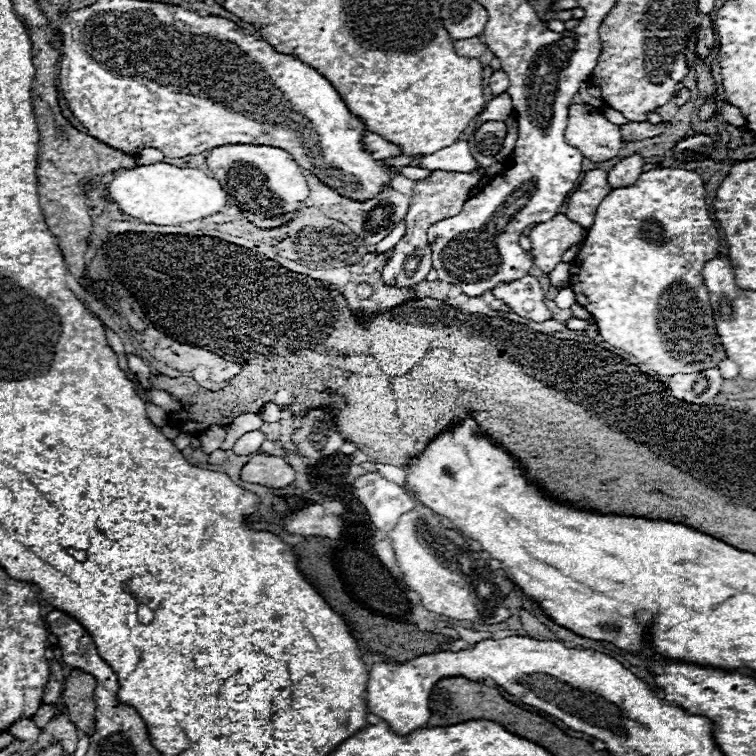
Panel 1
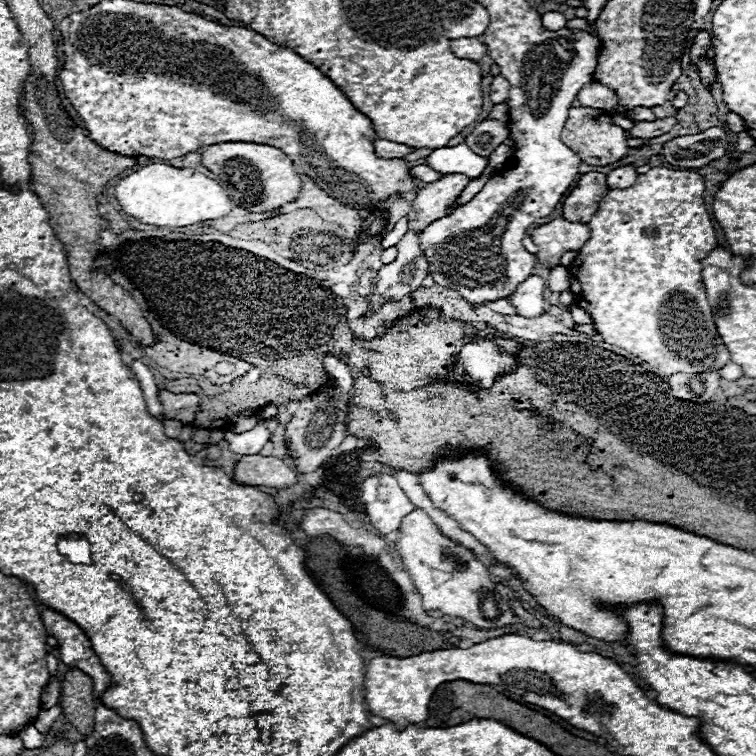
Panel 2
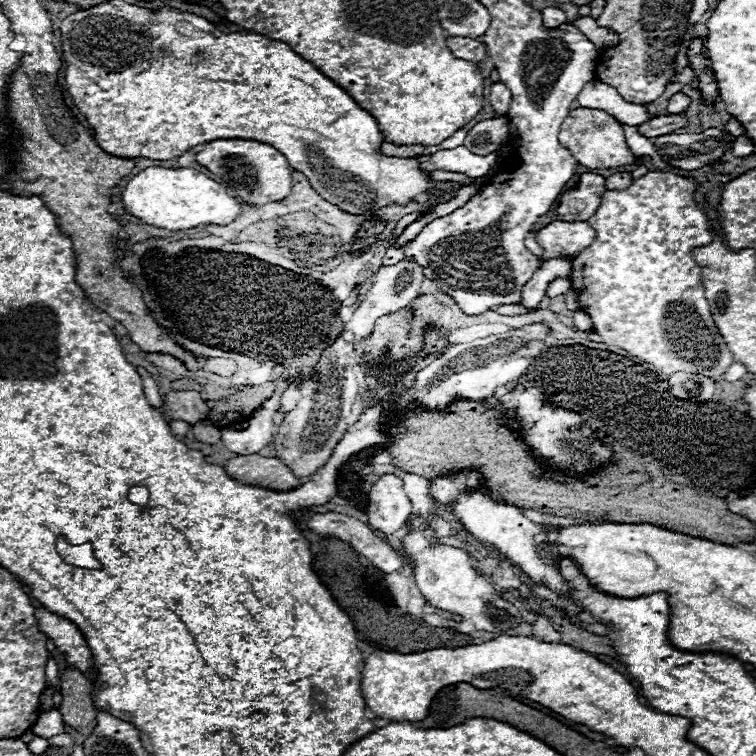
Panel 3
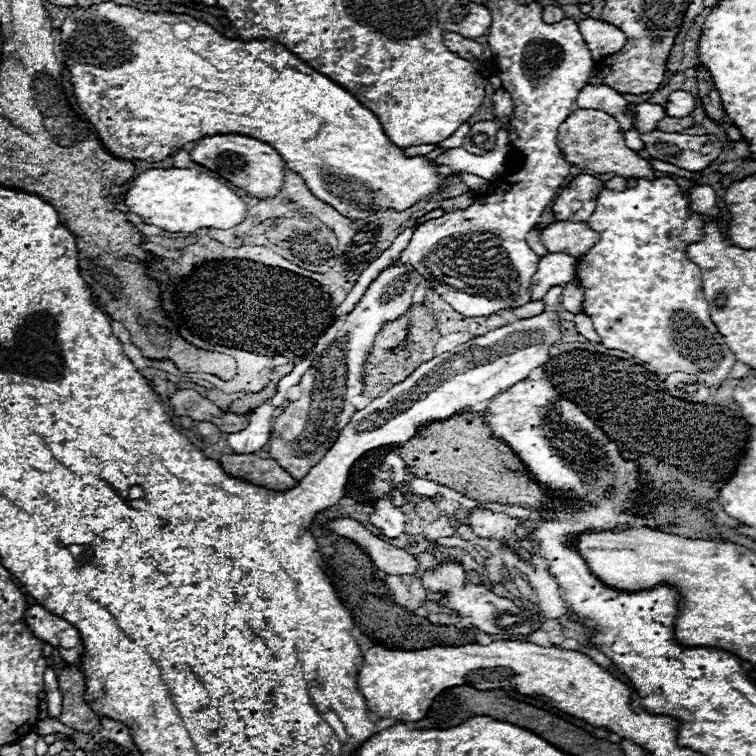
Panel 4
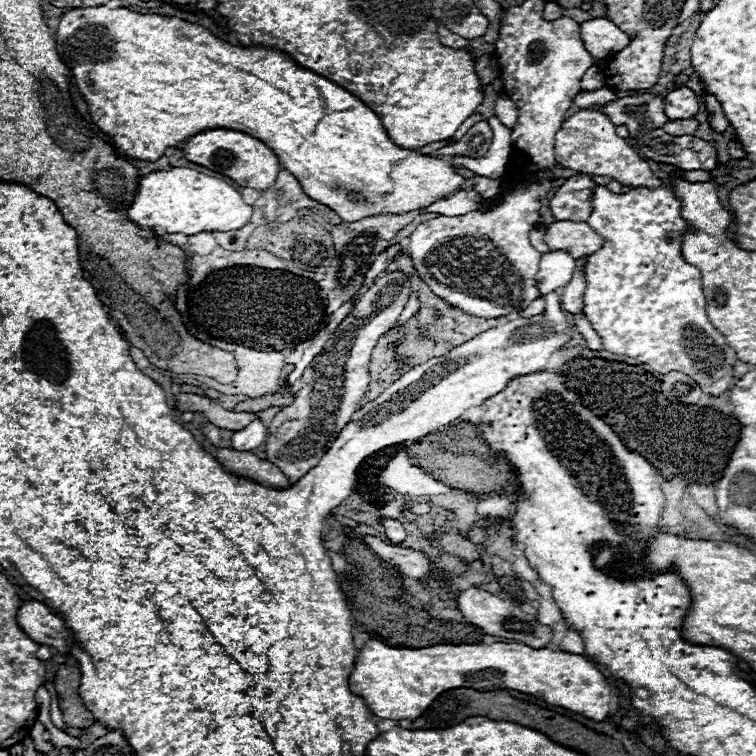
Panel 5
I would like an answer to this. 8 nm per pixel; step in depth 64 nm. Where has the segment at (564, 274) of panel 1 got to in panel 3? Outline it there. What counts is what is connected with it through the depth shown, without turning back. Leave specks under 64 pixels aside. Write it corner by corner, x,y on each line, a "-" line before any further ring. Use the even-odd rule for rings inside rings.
554,278
552,284
548,286
548,292
546,294
550,298
554,298
554,296
560,296
560,294
564,294
568,290
570,290
570,280
568,278

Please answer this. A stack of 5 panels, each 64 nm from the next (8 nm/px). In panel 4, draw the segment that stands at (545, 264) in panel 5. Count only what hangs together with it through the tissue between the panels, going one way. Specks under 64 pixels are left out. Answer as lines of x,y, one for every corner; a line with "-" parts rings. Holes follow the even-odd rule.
546,254
542,256
536,274
532,276
530,300
542,300
552,286
566,284
576,276
576,258
568,254

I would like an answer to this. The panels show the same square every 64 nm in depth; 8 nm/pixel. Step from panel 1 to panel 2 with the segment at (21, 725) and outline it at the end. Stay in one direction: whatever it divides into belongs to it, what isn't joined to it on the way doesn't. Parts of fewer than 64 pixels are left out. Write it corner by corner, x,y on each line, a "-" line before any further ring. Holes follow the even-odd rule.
24,726
24,730
20,730
20,734
16,734
22,742
24,742
24,748
40,748
44,744
44,734
40,734
34,726

